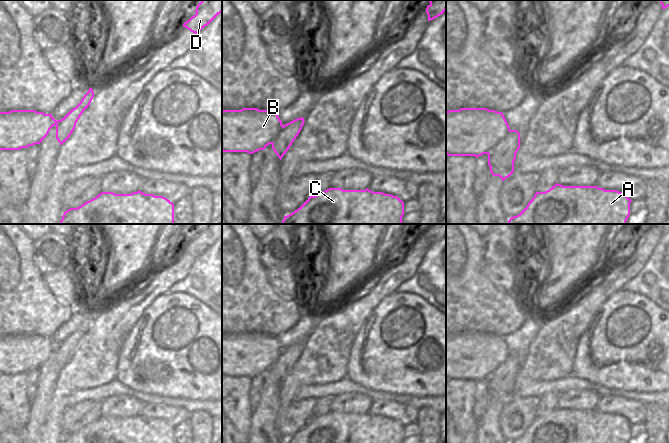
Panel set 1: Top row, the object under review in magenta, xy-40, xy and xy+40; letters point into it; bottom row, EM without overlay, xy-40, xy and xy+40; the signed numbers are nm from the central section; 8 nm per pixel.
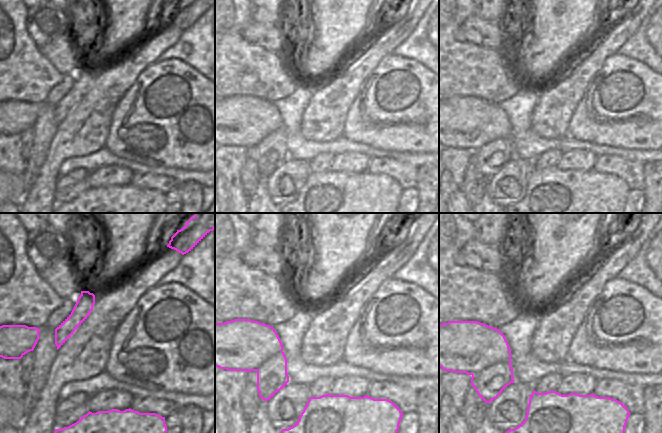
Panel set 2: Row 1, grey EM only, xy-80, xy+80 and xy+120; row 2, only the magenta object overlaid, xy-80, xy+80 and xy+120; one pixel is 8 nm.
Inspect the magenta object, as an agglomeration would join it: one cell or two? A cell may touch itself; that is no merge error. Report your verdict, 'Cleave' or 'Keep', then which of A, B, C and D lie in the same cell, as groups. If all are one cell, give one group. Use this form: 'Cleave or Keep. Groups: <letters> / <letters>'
Cleave. Groups: A B C / D

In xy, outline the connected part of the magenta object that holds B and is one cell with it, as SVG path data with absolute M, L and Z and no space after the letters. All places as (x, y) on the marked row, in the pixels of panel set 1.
M243 108L222 111L222 151L253 154L272 144L283 129L276 112Z

